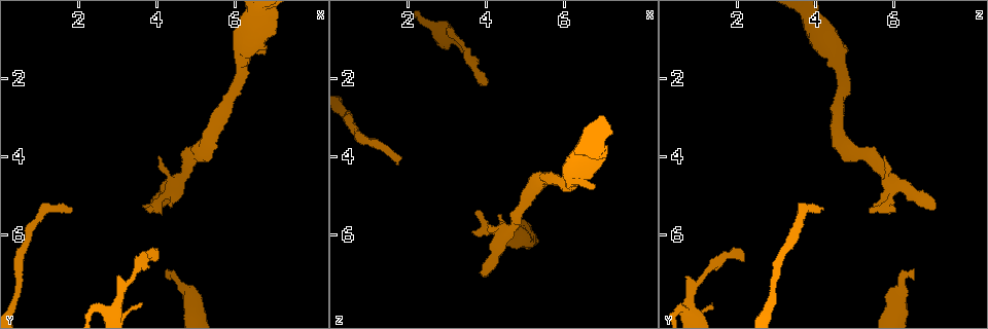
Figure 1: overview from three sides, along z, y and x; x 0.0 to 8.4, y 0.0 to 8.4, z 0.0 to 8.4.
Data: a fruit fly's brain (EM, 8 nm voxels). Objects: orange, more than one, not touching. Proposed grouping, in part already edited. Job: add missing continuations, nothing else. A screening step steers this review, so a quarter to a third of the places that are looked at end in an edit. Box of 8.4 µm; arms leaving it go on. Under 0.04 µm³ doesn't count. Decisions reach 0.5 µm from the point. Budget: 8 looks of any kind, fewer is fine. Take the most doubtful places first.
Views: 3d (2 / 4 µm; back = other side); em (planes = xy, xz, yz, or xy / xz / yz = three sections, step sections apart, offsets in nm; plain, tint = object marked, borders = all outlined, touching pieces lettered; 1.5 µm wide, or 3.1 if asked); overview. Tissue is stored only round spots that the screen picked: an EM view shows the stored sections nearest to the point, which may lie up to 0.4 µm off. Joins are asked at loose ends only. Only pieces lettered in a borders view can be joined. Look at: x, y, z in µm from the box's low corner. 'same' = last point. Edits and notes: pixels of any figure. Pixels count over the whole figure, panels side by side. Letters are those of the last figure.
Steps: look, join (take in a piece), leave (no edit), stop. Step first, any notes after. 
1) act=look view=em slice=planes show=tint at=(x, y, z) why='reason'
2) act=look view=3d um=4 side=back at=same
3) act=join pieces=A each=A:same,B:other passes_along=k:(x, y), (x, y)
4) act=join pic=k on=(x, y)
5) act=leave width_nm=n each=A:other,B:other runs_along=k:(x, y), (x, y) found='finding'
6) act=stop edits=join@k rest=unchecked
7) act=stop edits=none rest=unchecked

act=look view=em slice=planes show=plain at=(4.05, 5.30, 7.10)

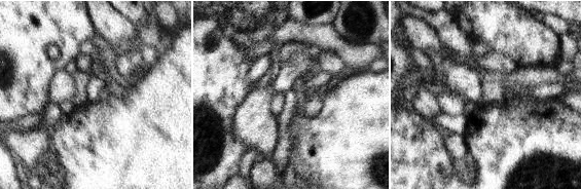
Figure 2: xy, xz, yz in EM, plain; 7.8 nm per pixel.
act=look view=em slice=planes show=tint at=same

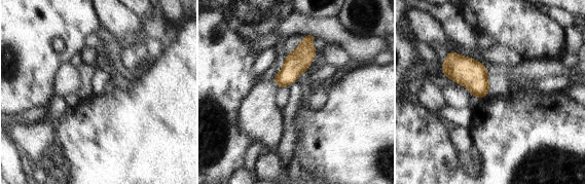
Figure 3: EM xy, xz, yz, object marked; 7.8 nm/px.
act=look view=em slice=planes show=borders at=same why='what lies round it'

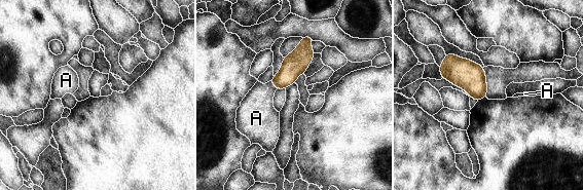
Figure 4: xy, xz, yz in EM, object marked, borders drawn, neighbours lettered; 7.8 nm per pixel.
act=join pieces=A longest_contact=A:80nm each=A:same found='it goes on there'

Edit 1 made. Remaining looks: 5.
act=look view=overview why='see it whole again'

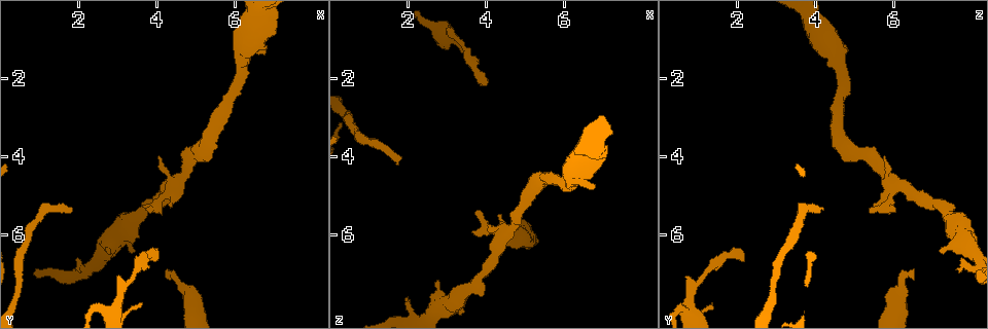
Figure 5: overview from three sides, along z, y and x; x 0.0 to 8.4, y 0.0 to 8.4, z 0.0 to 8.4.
act=look view=em slice=planes show=borders at=(1.80, 5.25, 4.15) why='free end'

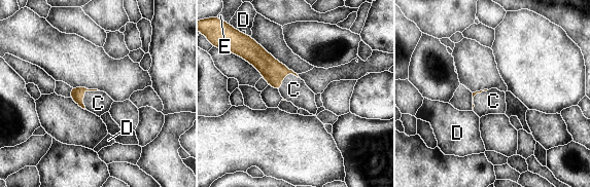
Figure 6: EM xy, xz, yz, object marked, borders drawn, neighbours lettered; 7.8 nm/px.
act=join pieces=C each=C:same,D:other,E:other passes_along=6:(76, 94), (83, 92), (98, 103) found='the neuron continues'

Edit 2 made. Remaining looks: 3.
act=stop edits=join@4,join@6 rest=unchecked

